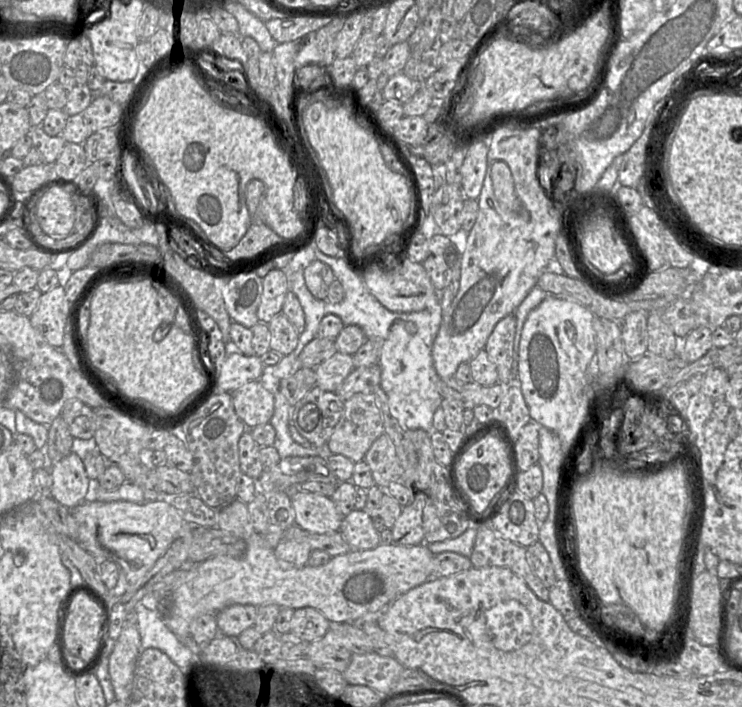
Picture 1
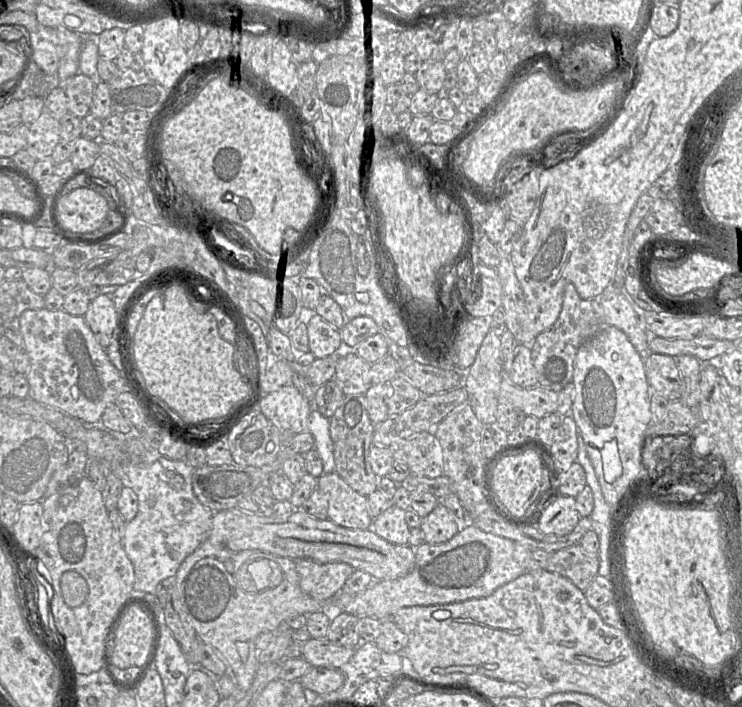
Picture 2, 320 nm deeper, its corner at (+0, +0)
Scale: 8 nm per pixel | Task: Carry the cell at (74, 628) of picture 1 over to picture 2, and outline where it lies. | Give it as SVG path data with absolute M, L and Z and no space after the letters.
M132 606L110 637L111 661L119 668L152 663L159 623L143 608Z

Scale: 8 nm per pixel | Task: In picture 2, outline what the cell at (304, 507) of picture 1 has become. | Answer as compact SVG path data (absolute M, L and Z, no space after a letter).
M336 472L323 473L317 489L326 495L327 518L351 529L369 529L373 518L367 507L366 496L351 488Z

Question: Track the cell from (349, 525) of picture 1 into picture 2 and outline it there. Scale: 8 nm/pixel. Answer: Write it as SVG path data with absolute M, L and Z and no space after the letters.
M390 506L373 519L371 529L381 538L397 545L408 545L410 528L405 521L406 510Z

